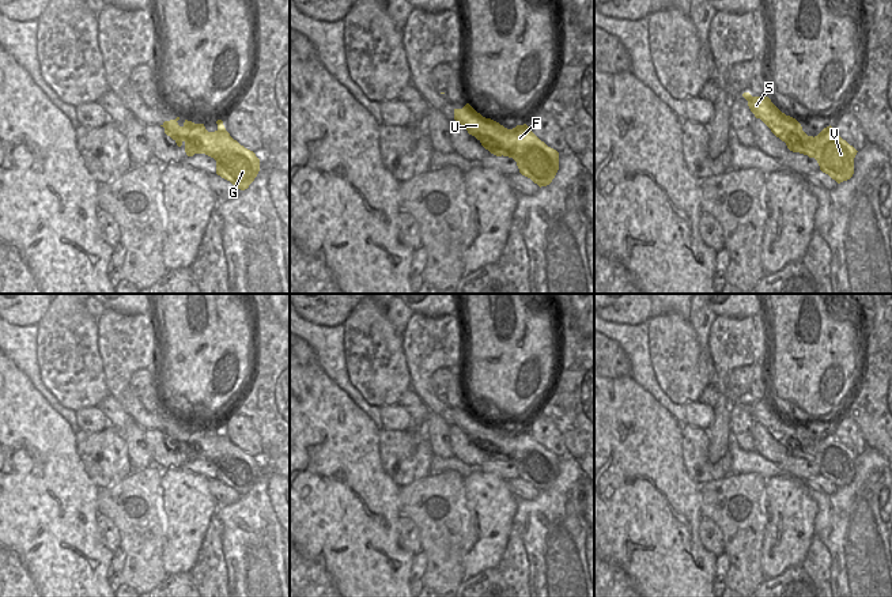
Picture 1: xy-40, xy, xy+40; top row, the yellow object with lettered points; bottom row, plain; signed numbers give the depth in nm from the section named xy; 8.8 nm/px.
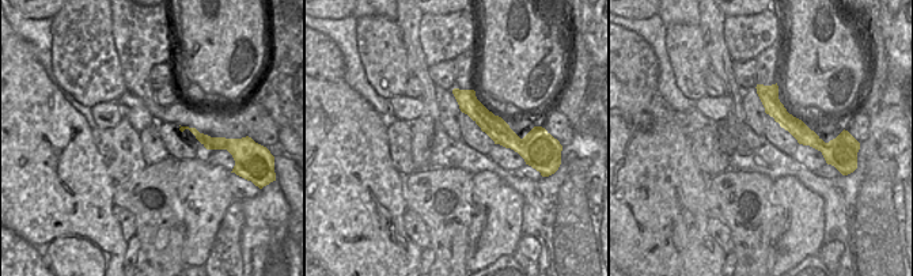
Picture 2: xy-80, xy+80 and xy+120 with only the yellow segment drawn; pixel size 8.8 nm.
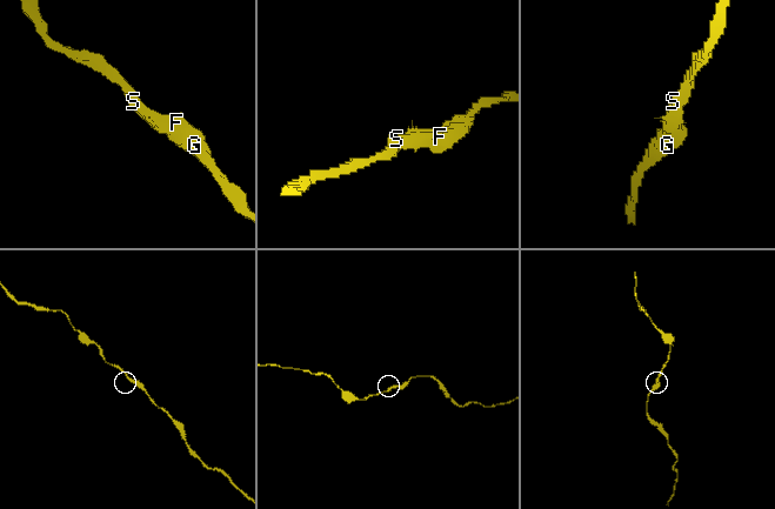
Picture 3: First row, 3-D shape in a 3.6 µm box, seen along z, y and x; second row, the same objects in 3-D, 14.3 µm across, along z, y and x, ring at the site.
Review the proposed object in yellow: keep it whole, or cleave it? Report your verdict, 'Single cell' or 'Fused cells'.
Single cell.

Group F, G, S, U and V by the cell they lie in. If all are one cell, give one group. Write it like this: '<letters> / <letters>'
F G S U V

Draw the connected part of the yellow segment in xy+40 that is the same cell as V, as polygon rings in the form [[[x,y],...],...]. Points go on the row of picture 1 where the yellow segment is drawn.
[[[744,92],[748,106],[756,118],[760,118],[771,132],[786,143],[793,152],[814,158],[820,170],[838,184],[847,181],[854,174],[857,150],[843,140],[829,125],[817,136],[808,136],[801,124],[782,113],[768,97],[752,97]]]

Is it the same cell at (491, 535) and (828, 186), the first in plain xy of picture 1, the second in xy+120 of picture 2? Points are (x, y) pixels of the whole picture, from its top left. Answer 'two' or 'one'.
two

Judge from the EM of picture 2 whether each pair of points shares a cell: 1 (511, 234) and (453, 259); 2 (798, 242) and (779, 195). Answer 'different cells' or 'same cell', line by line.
1: different cells
2: same cell

